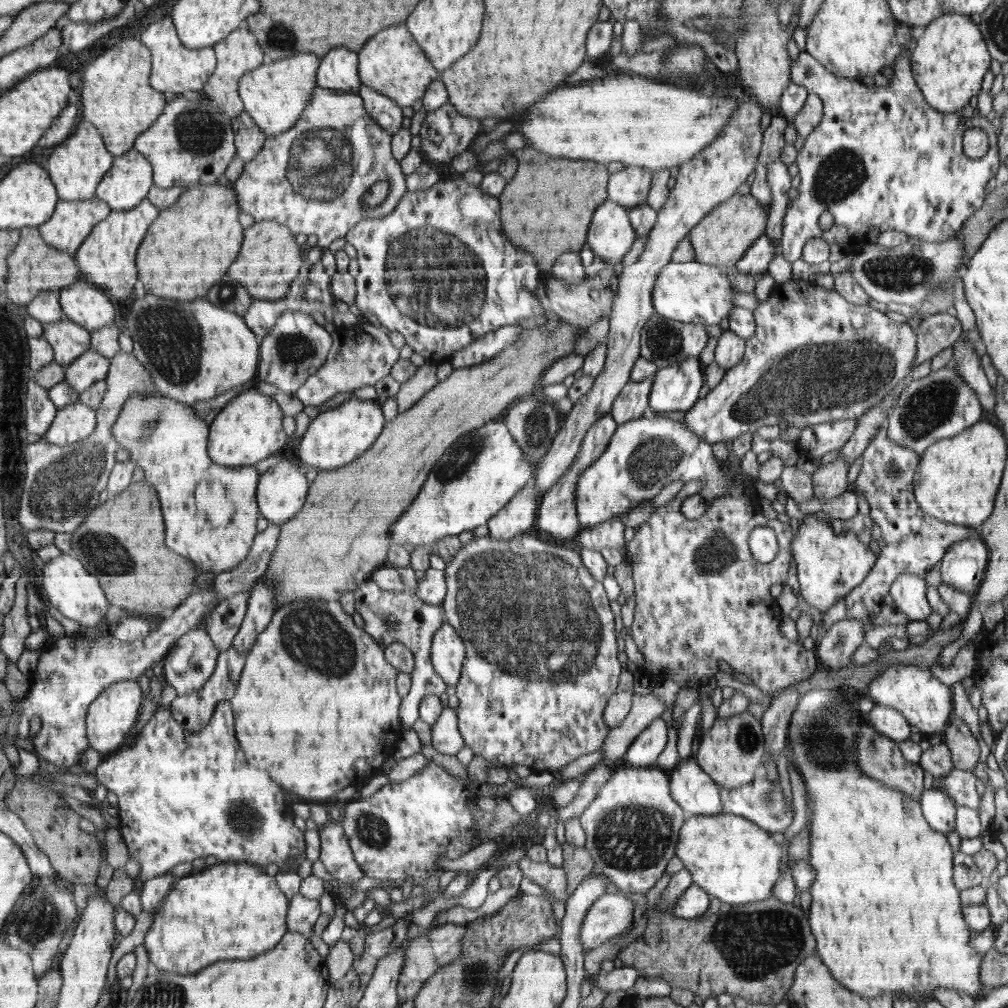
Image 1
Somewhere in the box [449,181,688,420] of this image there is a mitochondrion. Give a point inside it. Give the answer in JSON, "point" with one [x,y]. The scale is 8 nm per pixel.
{"point":[665,341]}

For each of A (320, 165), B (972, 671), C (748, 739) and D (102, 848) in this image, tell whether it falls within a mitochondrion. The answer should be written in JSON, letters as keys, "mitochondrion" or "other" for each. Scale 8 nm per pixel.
{"A":"mitochondrion","B":"other","C":"mitochondrion","D":"other"}

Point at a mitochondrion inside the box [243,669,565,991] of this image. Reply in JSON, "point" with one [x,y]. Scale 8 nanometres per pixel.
{"point":[372,830]}

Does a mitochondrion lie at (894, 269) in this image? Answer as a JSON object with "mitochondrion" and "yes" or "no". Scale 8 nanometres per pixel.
{"mitochondrion":"yes"}

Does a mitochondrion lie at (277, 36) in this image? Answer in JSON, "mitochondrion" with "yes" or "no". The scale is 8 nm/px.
{"mitochondrion":"yes"}

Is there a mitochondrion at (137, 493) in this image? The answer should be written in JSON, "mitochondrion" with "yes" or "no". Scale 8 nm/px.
{"mitochondrion":"no"}

